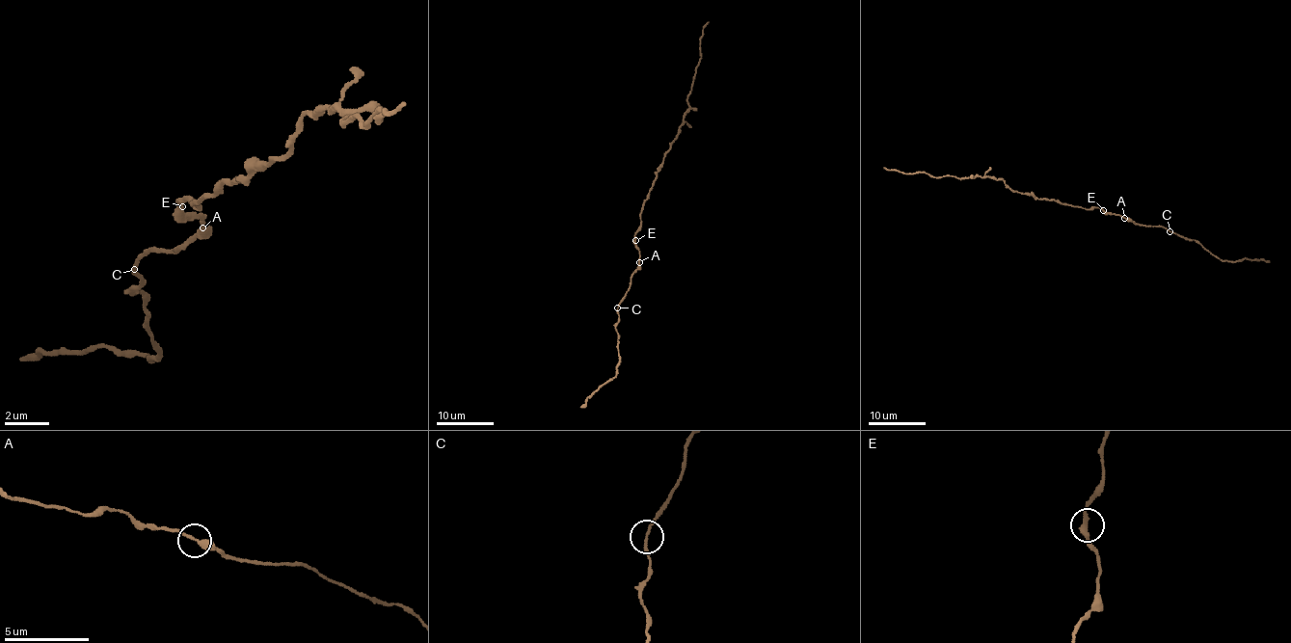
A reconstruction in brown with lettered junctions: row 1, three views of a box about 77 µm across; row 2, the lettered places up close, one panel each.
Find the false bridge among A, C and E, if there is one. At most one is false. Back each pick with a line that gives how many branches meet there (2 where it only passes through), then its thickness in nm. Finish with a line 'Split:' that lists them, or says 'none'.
Split: none

